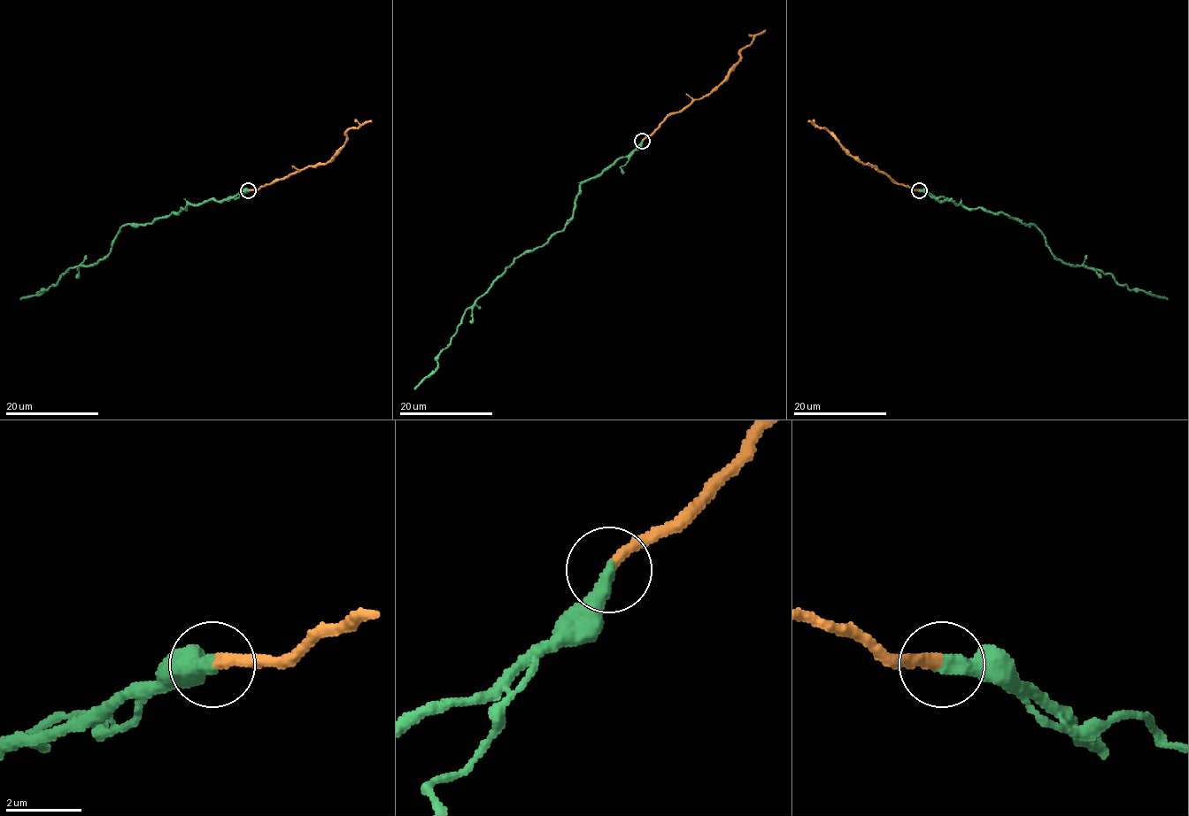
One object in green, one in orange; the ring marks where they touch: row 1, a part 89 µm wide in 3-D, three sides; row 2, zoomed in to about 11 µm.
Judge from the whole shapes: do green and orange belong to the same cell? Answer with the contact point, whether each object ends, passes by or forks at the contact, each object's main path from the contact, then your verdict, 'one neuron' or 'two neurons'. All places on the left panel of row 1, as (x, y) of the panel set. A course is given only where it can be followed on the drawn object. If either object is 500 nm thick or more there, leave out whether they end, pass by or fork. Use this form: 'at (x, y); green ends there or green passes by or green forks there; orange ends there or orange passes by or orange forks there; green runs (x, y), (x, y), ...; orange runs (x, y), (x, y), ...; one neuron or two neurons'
at (248, 190); green ends there; orange ends there; green runs (249, 190), (189, 204), (148, 224), (127, 224), (97, 262), (73, 266), (48, 289), (19, 299); orange runs (249, 190), (272, 184), (301, 169), (325, 165), (346, 142), (349, 129), (372, 121); one neuron

